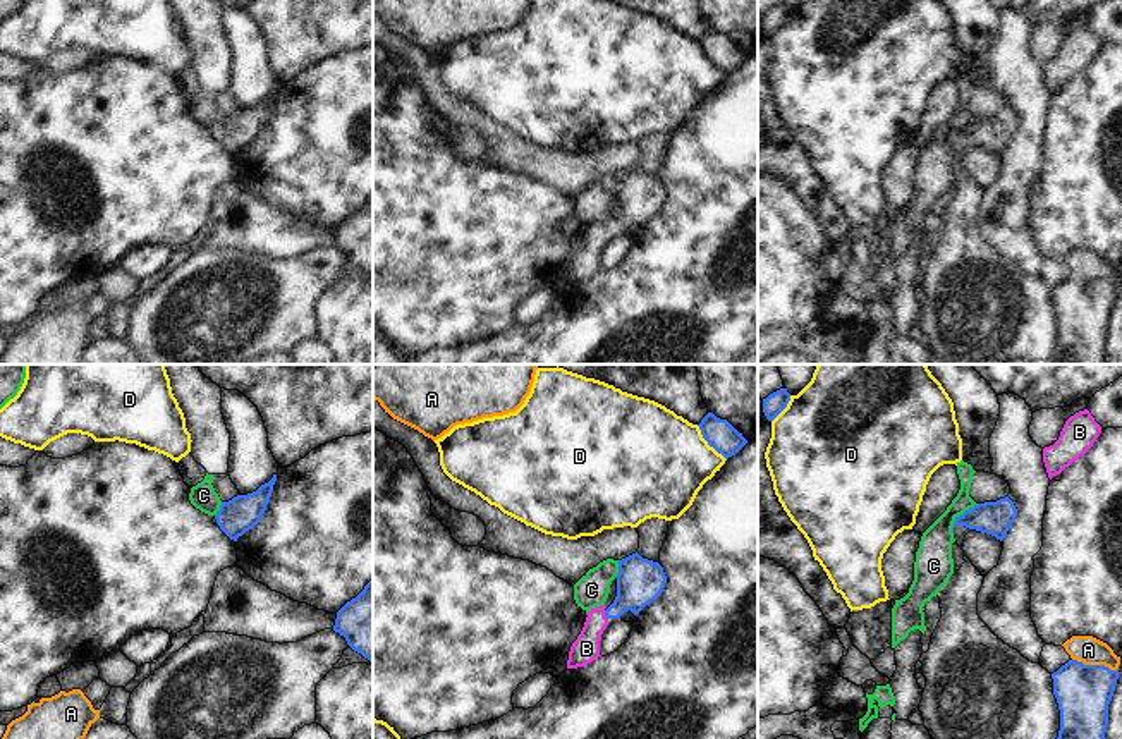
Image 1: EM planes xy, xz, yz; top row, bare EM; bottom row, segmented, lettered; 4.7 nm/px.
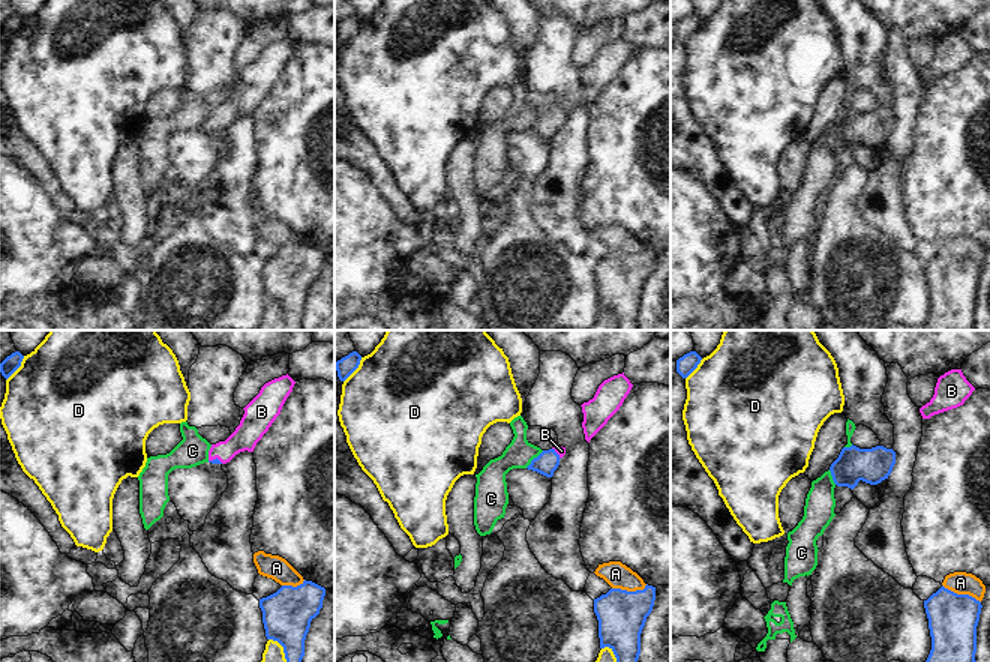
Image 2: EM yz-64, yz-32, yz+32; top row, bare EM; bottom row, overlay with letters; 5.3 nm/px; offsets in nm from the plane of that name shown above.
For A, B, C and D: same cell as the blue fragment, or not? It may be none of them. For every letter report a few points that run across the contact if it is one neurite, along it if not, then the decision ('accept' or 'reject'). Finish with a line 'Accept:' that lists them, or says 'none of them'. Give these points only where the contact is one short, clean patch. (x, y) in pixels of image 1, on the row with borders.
A: reject
B: line xz (640, 581), (605, 616), (593, 628), (586, 648); accept
C: reject
D: reject
Accept: B

